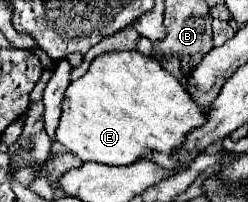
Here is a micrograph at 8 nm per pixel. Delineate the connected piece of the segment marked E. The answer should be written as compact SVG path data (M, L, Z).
M137 50L107 52L97 56L89 70L65 90L61 102L61 122L55 130L55 140L63 144L71 154L79 156L83 162L99 162L111 166L127 166L143 156L151 156L163 168L173 168L171 150L179 148L185 134L205 122L205 114L195 106L185 86L175 80L167 70L161 68L151 56L143 56Z

